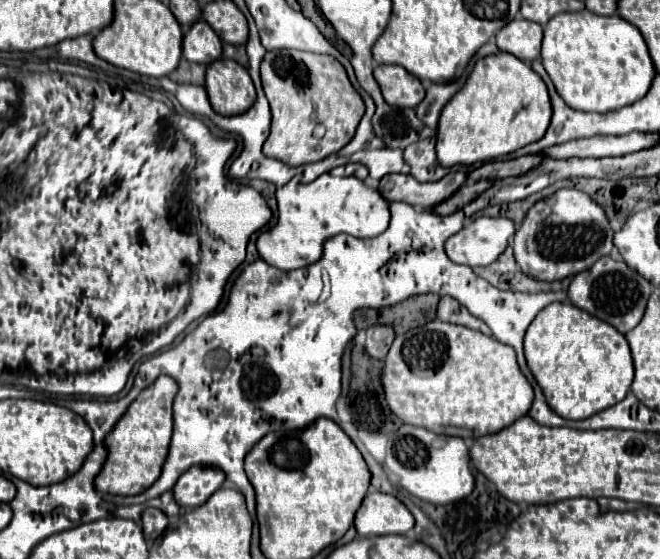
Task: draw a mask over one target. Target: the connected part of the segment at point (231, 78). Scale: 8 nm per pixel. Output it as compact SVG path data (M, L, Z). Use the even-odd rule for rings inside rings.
M217 59L207 67L205 89L213 111L219 115L241 115L253 107L257 93L245 67L231 59Z

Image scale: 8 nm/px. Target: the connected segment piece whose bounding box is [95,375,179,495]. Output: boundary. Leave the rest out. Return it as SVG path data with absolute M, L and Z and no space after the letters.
M165 375L139 393L123 419L115 425L113 433L105 439L109 455L95 479L97 491L113 495L139 495L159 479L173 435L173 399L177 391L177 381Z

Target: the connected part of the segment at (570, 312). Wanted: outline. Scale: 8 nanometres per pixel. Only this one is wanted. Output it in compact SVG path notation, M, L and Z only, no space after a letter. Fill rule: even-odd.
M569 301L551 303L537 315L537 319L533 319L525 335L525 359L537 383L543 387L547 403L565 419L583 419L611 407L613 403L619 403L627 395L633 381L633 357L625 335Z

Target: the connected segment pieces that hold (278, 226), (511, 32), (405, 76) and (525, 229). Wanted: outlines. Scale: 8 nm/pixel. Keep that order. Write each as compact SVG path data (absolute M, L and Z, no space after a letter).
M329 173L317 177L313 183L287 183L277 189L279 219L277 223L263 231L257 239L257 249L261 259L269 265L293 271L309 267L323 257L325 239L339 233L349 233L353 237L369 239L381 235L391 221L389 201L379 189L369 187L365 181L355 177L333 177Z
M515 19L497 33L499 49L525 61L533 61L541 55L541 41L543 27L527 19Z
M377 65L373 73L389 105L417 107L423 101L425 89L421 81L401 65Z
M559 189L537 201L515 233L515 261L521 271L539 281L557 281L589 269L613 249L613 229L601 205L577 189Z

